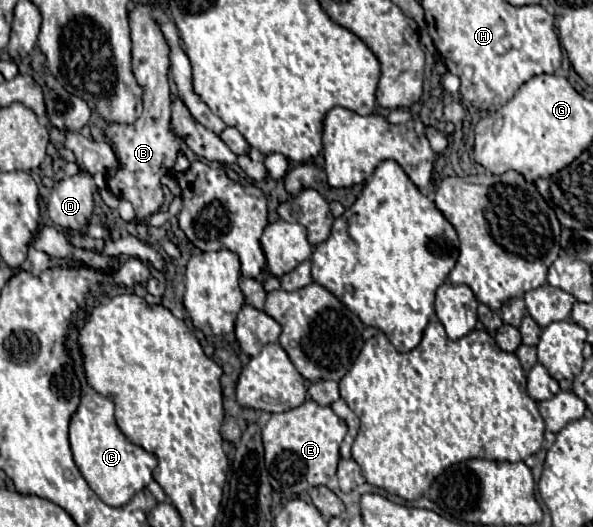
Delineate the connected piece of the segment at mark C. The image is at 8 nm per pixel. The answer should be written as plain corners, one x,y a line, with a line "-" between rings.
93,392
81,398
77,412
69,424
71,432
71,452
75,464
83,478
87,480
89,488
109,506
123,506
127,504
137,492
141,492
151,480
153,470
157,466
157,458
143,448
131,444
127,436
119,430
115,420
115,404

